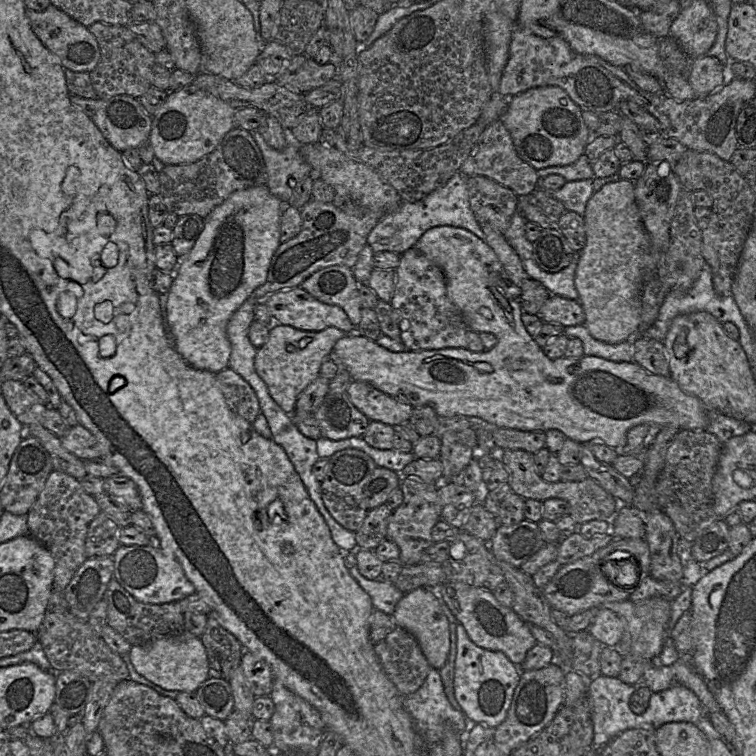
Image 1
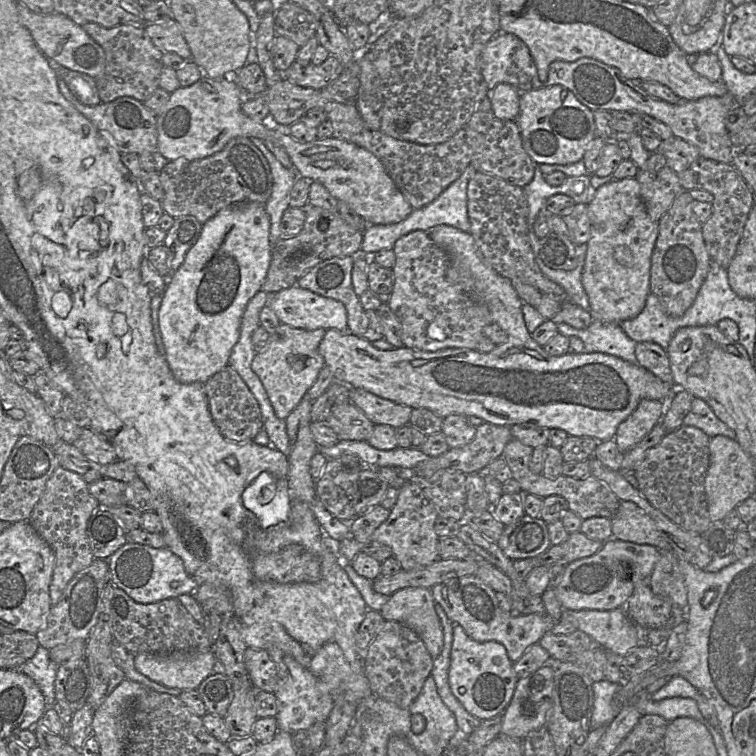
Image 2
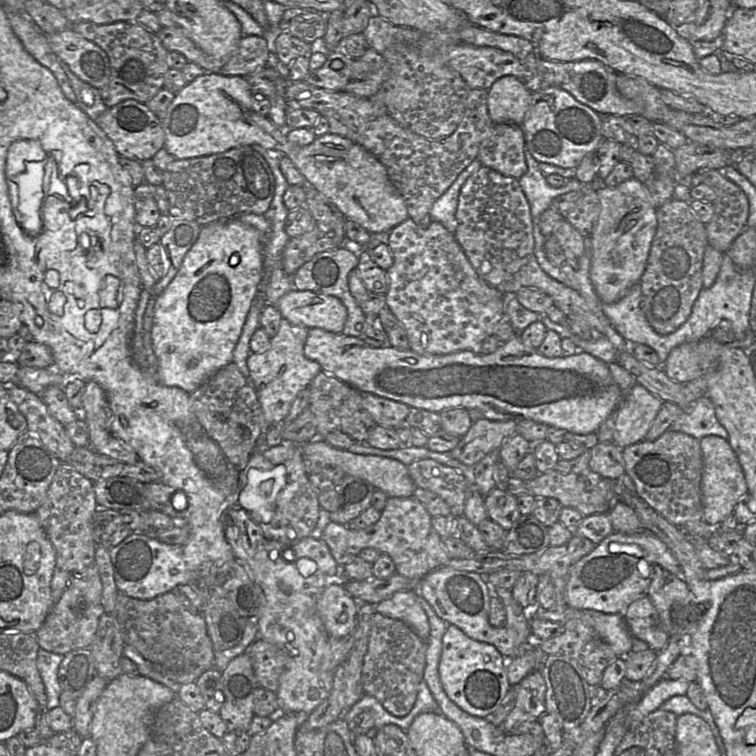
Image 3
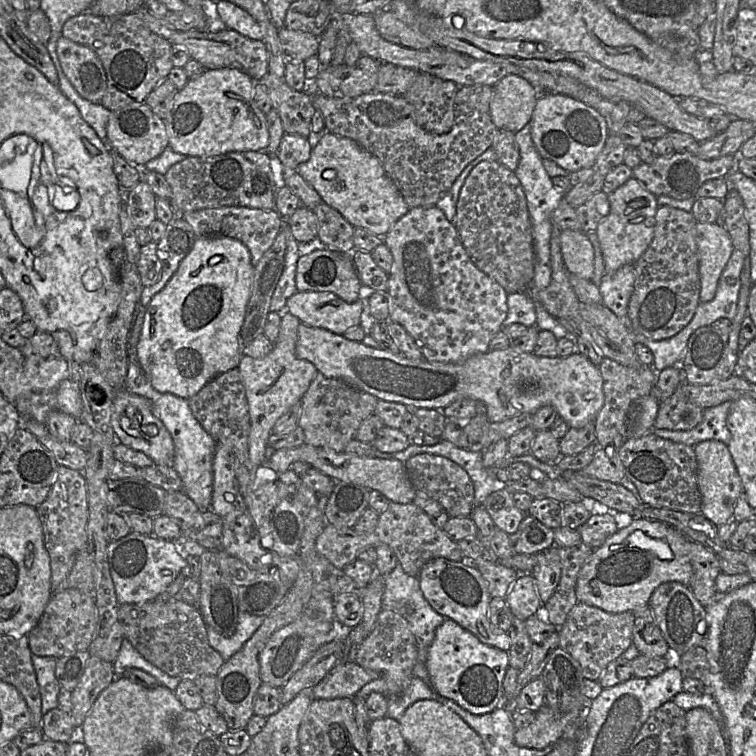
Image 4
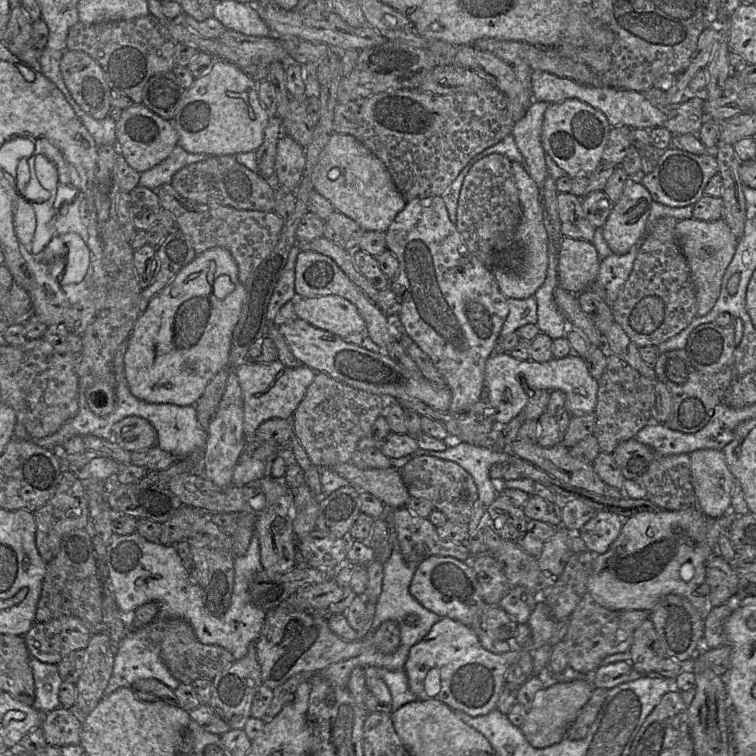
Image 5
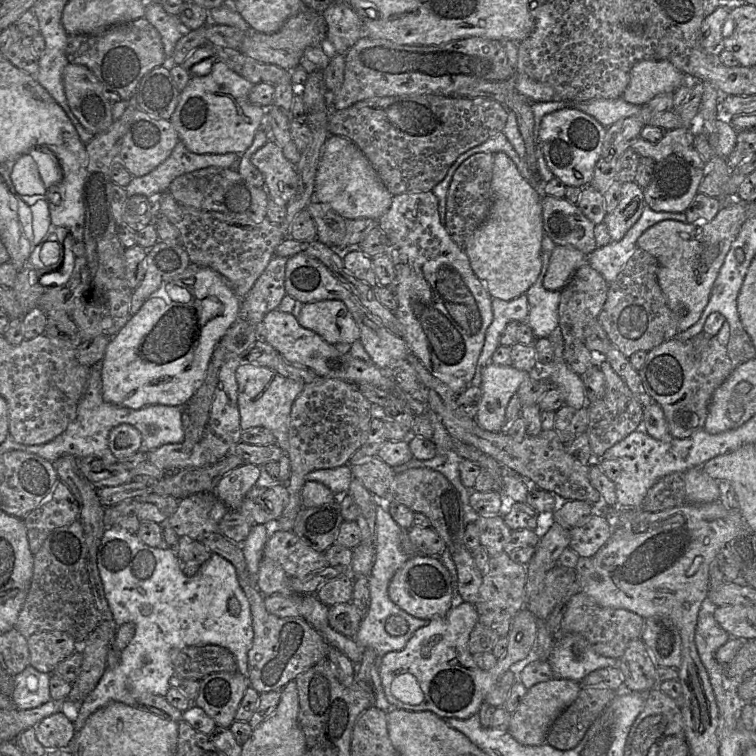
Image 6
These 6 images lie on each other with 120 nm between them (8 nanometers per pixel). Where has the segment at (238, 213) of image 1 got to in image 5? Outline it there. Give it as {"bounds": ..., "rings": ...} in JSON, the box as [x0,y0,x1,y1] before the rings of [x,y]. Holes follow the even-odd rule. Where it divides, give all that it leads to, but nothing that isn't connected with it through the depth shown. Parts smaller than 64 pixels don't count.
{"bounds":[124,247,245,405],"rings":[[[214,247],[197,254],[150,300],[129,335],[124,372],[132,395],[151,404],[195,405],[210,380],[228,368],[232,334],[240,318],[244,299],[245,285],[239,281],[238,266],[227,249]],[[173,286],[182,288],[180,296],[172,297]]]}

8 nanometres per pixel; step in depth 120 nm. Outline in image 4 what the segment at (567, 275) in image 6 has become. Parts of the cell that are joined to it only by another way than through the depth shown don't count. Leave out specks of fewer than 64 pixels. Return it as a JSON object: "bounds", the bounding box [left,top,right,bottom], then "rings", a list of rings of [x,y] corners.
{"bounds":[560,230,594,280],"rings":[[[562,230],[560,246],[567,272],[581,279],[591,280],[594,273],[594,248],[586,234]]]}

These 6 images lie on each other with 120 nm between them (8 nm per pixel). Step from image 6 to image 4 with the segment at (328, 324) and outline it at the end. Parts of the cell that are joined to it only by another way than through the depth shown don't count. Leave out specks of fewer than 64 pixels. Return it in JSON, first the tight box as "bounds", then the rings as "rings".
{"bounds":[286,292,366,335],"rings":[[[296,292],[287,300],[286,311],[309,327],[343,335],[350,328],[366,324],[366,294],[349,304],[330,292]]]}

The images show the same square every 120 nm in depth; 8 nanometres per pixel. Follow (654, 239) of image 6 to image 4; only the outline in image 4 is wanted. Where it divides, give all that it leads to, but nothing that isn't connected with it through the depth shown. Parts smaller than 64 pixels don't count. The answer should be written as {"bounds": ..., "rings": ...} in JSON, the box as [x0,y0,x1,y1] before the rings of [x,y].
{"bounds":[696,223,734,302],"rings":[[[722,223],[696,224],[699,253],[700,302],[711,301],[721,274],[734,250],[731,237]]]}

